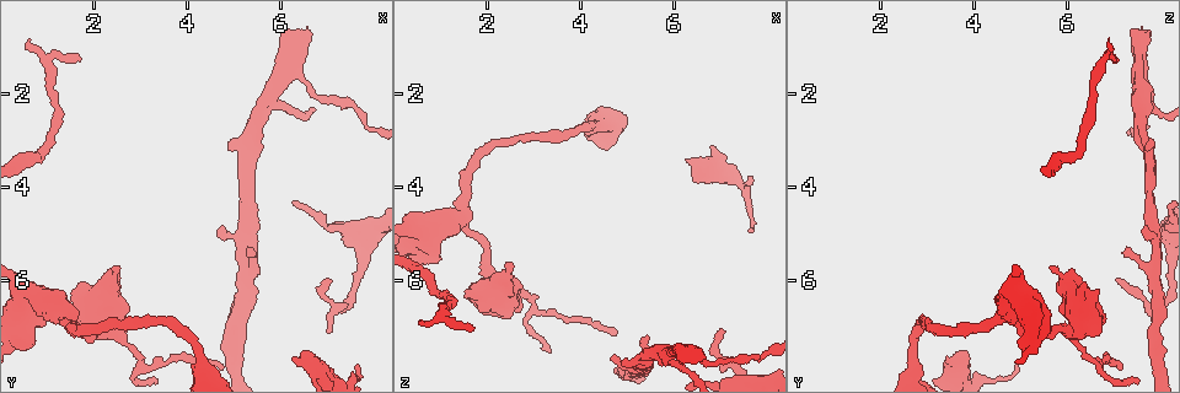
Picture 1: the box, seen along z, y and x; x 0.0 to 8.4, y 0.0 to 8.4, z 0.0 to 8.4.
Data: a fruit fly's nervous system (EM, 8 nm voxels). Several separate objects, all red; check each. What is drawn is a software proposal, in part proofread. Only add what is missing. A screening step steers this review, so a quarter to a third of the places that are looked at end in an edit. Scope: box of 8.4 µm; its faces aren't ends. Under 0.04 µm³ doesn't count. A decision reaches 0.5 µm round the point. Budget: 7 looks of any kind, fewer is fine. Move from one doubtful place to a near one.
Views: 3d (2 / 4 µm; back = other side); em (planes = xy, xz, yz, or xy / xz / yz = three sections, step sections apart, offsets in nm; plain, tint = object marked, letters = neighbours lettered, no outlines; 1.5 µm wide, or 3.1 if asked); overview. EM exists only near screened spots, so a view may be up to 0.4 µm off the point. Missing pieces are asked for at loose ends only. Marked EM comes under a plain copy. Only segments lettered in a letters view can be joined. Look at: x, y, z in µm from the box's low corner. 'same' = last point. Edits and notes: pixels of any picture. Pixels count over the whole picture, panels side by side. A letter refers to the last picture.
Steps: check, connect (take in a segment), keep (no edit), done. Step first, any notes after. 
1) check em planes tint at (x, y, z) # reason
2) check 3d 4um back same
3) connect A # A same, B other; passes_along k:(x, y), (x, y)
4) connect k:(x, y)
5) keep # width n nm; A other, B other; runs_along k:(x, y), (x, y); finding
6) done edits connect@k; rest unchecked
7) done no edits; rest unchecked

check 3d 4um back at (2.40, 5.75, 5.70) # thick end

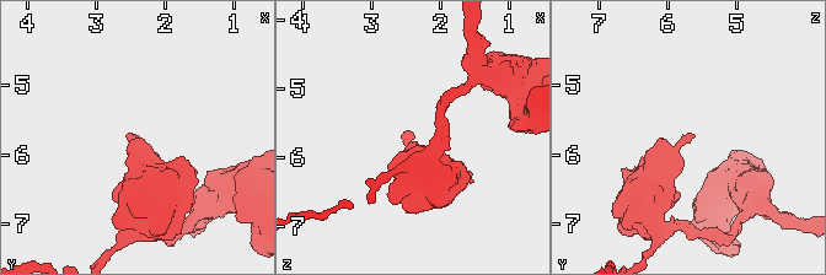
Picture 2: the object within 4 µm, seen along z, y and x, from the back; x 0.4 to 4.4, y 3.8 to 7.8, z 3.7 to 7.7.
check em yz step 8 letters at (2.35, 5.75, 5.70) # need the tissue

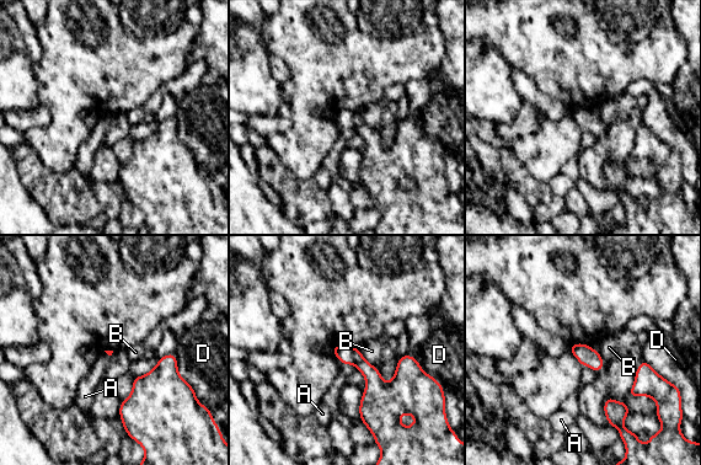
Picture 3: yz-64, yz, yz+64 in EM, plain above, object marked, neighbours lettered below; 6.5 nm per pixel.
check em planes letters same

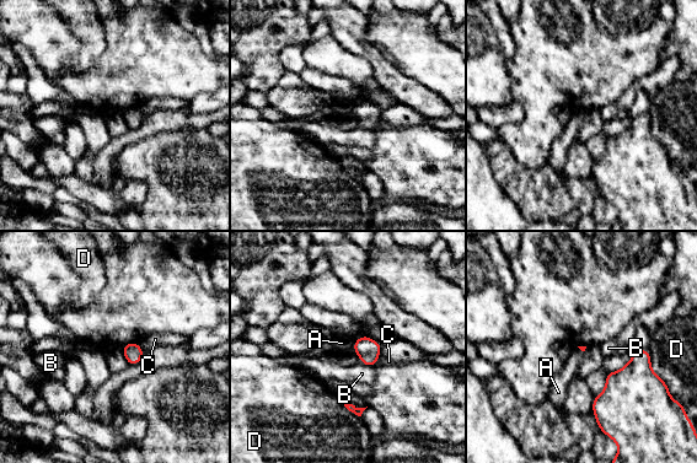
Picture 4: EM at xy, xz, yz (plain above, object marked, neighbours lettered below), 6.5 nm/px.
keep # A other, B other, C other, D other; none of them fits

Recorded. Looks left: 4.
check em yz step 8 letters at (5.40, 5.40, 7.20) # an open end

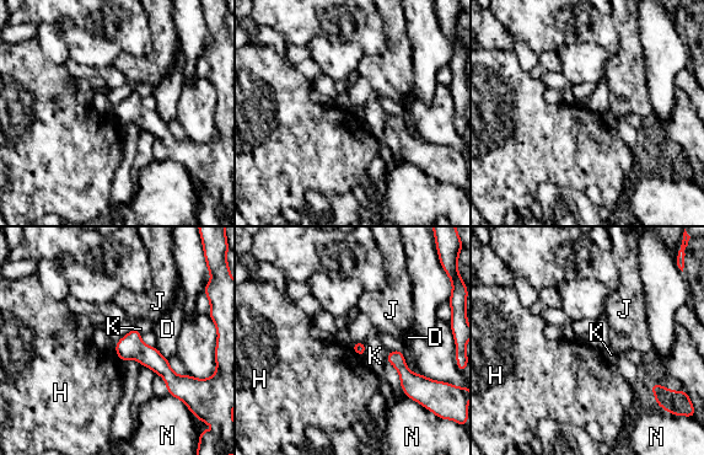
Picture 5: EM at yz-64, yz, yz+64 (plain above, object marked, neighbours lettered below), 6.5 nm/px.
check em xy step 8 letters same

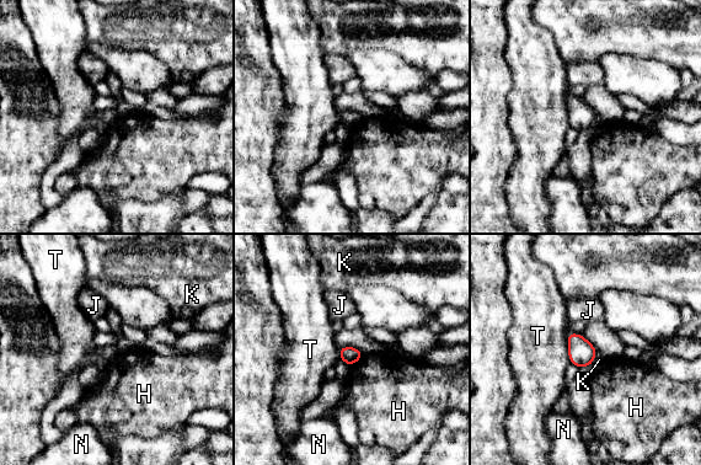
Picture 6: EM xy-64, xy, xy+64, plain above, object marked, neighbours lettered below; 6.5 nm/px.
keep # H other, J other, K other, N other, T other; border 6:(363, 356), (349, 367); no lettered segment goes on from it

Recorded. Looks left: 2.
check 3d 2um at (7.00, 6.00, 7.05)

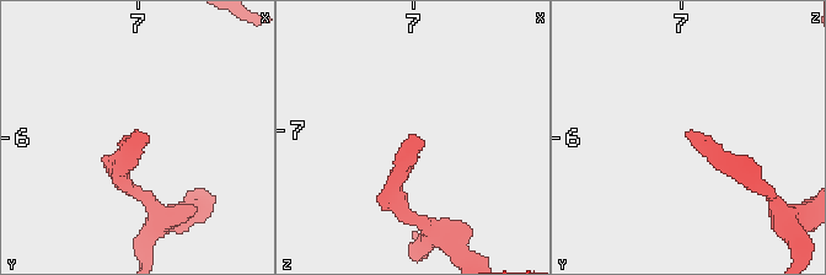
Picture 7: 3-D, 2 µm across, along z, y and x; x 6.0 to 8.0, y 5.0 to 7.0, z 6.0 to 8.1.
check em planes letters at (6.98, 5.98, 7.04) # now the EM

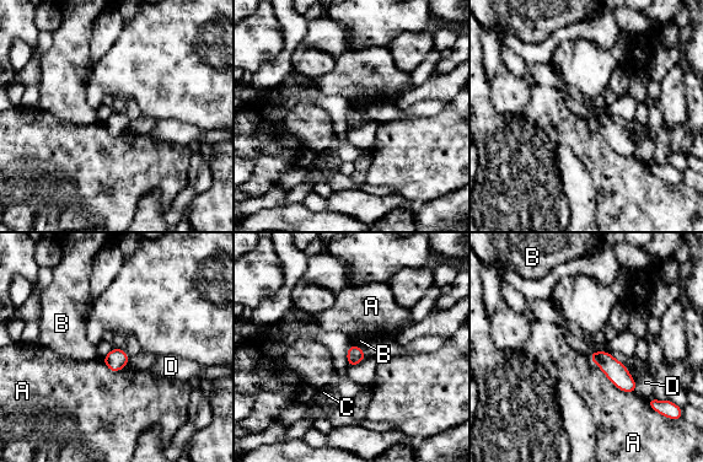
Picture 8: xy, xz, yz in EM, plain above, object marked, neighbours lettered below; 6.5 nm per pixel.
keep # A other, B other, C other, D other; border 8:(588, 356), (620, 390), (634, 393); none of them fits

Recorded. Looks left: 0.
done no edits; rest unchecked

